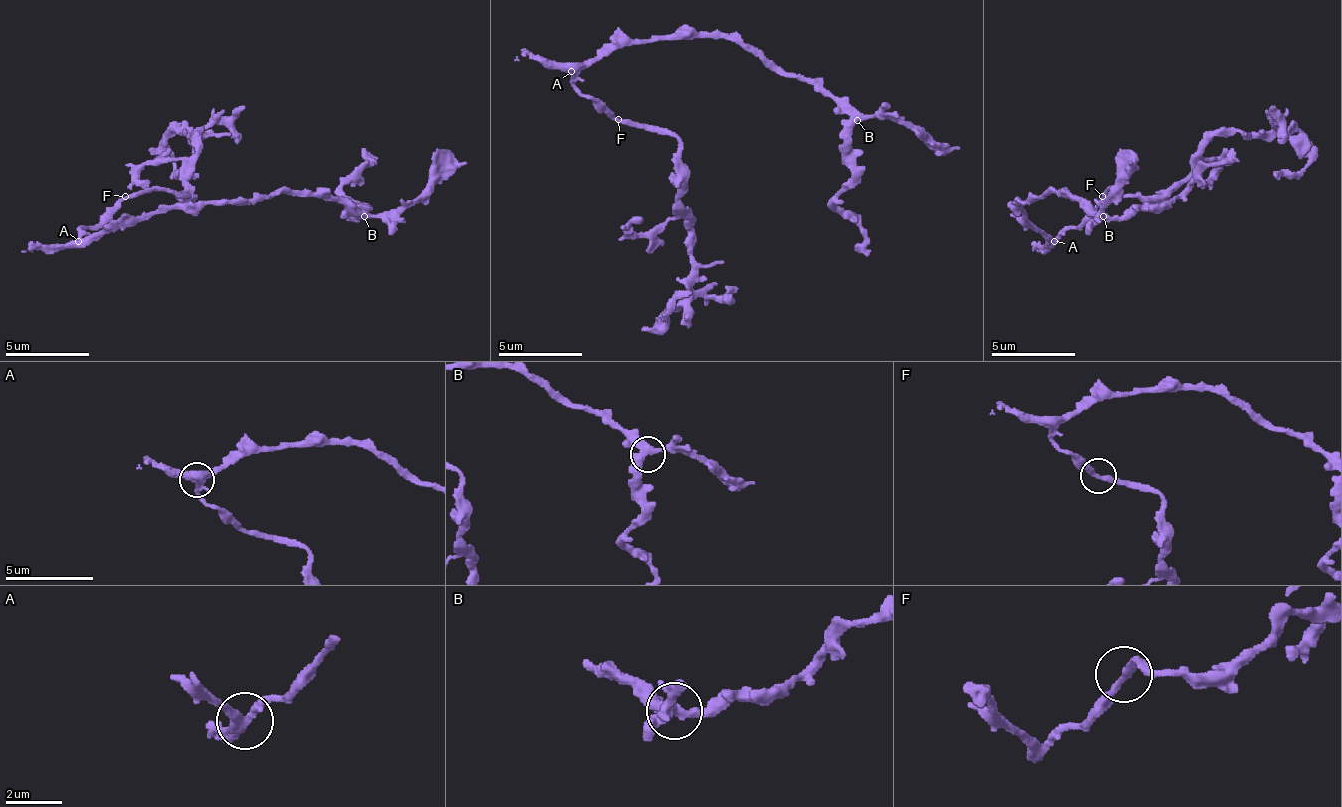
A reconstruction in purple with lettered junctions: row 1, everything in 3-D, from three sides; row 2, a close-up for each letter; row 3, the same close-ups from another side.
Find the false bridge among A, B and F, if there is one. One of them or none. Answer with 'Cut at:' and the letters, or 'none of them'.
Cut at: none of them

